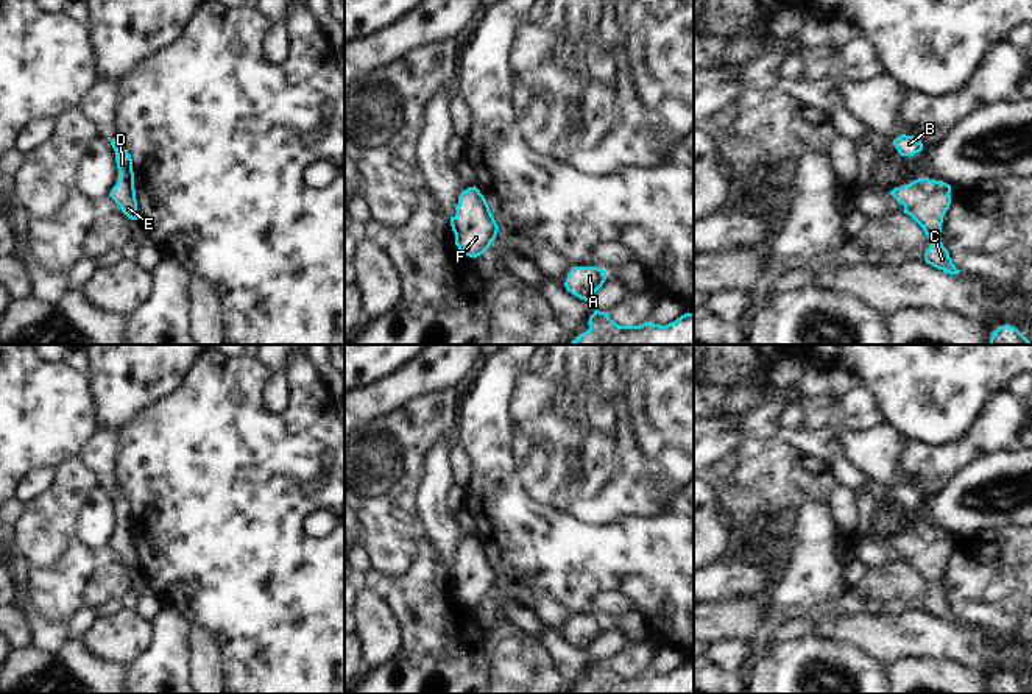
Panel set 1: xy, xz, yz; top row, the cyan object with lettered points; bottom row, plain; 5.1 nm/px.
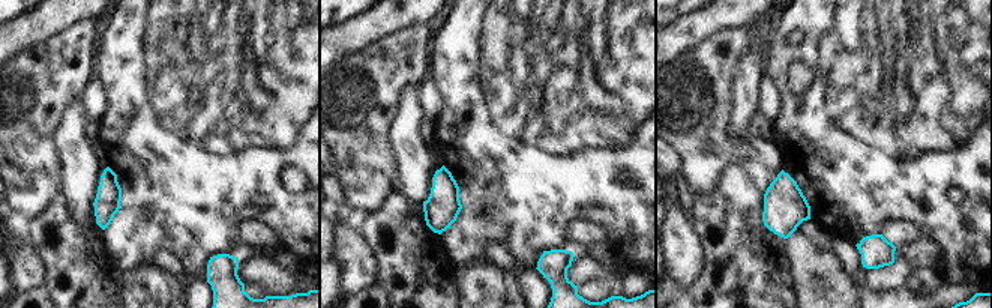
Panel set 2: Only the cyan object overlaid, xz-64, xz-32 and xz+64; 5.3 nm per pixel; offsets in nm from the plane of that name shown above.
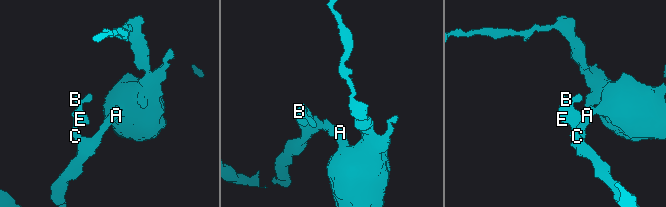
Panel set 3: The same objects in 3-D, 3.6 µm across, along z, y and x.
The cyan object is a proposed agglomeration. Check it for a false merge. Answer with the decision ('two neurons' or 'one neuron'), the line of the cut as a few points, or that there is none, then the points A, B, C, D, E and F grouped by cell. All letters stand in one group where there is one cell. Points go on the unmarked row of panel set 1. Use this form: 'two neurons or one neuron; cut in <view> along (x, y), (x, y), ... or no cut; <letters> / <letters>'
one neuron; no cut; A B C D E F

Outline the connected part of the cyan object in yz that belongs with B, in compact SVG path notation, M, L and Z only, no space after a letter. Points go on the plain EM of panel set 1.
M901 483L893 490L895 497L901 505L914 505L923 499L923 493L914 485Z

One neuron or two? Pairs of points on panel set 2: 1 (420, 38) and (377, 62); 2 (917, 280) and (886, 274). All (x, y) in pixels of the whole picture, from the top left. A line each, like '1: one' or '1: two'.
1: one
2: two

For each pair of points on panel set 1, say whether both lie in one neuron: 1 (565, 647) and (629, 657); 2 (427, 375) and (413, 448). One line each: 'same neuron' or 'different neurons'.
1: different neurons
2: different neurons

